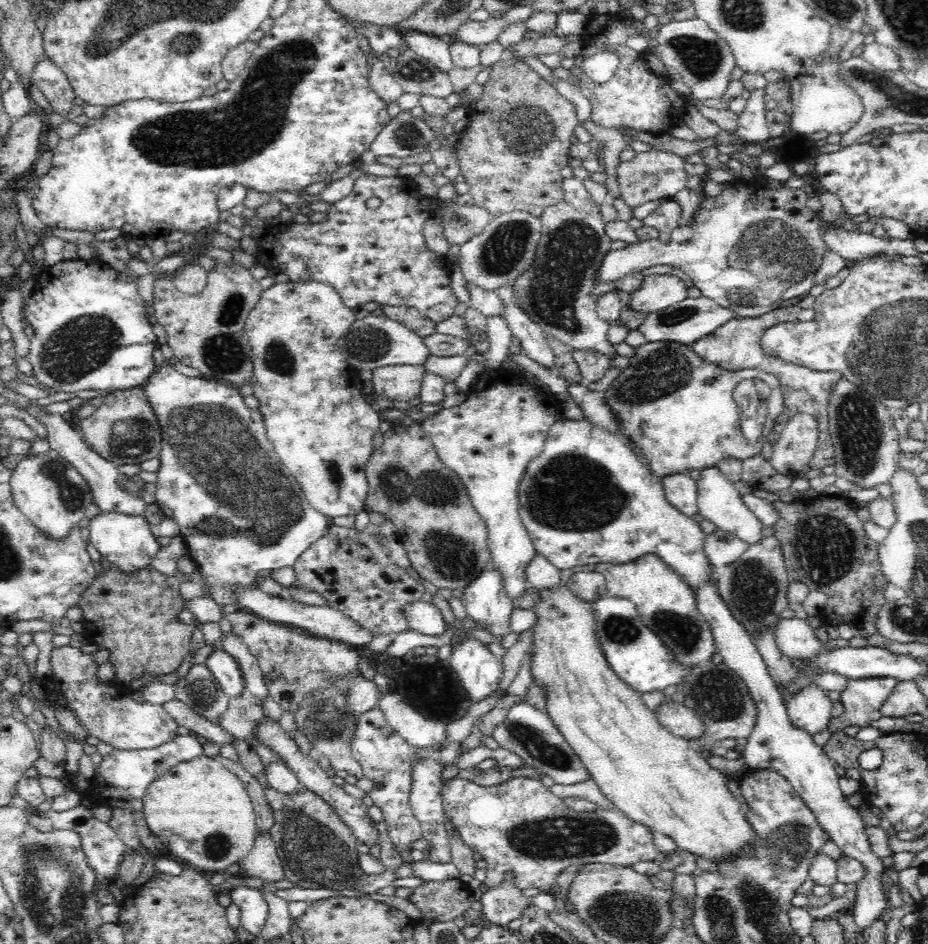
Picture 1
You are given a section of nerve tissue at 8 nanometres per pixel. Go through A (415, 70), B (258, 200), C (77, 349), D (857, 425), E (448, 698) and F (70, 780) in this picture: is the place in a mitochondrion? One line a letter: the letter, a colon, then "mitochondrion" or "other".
A: mitochondrion
B: other
C: mitochondrion
D: mitochondrion
E: other
F: other

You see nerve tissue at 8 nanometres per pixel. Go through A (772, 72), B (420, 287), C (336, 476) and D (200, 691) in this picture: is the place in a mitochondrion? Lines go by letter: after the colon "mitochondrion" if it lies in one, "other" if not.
A: other
B: other
C: mitochondrion
D: mitochondrion

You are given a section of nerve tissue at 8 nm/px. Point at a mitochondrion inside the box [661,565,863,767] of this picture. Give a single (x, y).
(717, 694)

